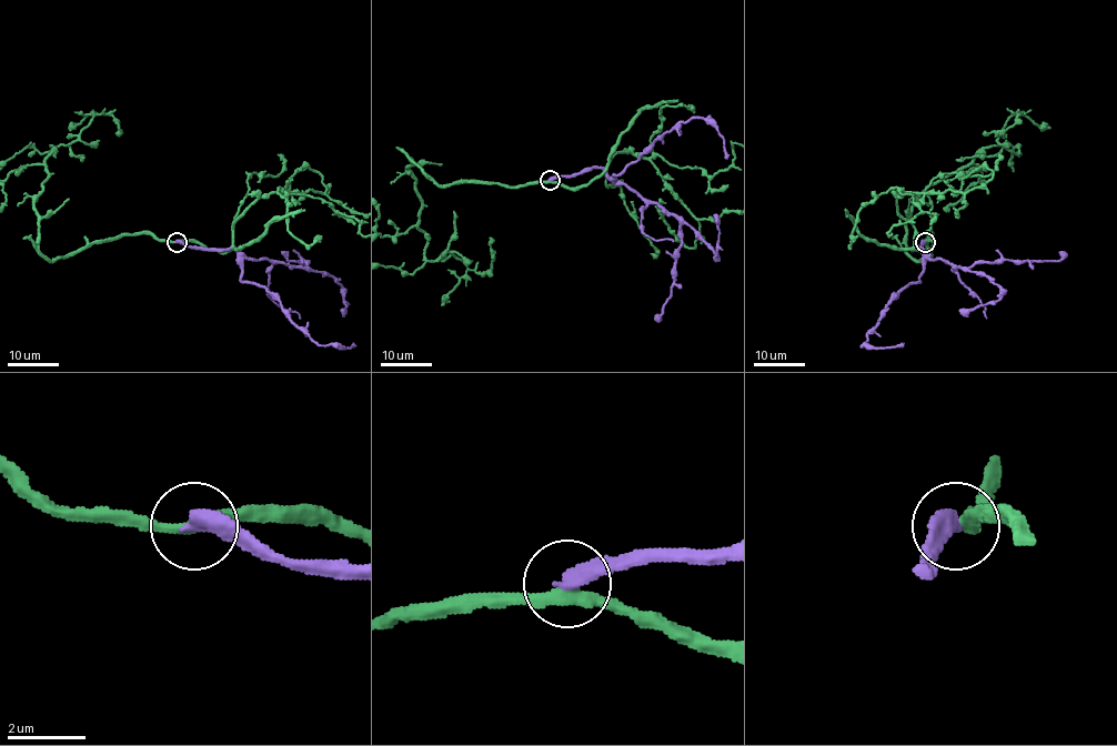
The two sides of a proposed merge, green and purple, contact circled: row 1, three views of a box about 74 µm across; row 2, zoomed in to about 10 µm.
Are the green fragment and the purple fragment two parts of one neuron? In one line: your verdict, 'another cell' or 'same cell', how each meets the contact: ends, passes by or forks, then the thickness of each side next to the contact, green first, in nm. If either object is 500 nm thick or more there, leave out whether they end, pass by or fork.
another cell; green passes by; purple ends; calibres 280 and 480 nm

